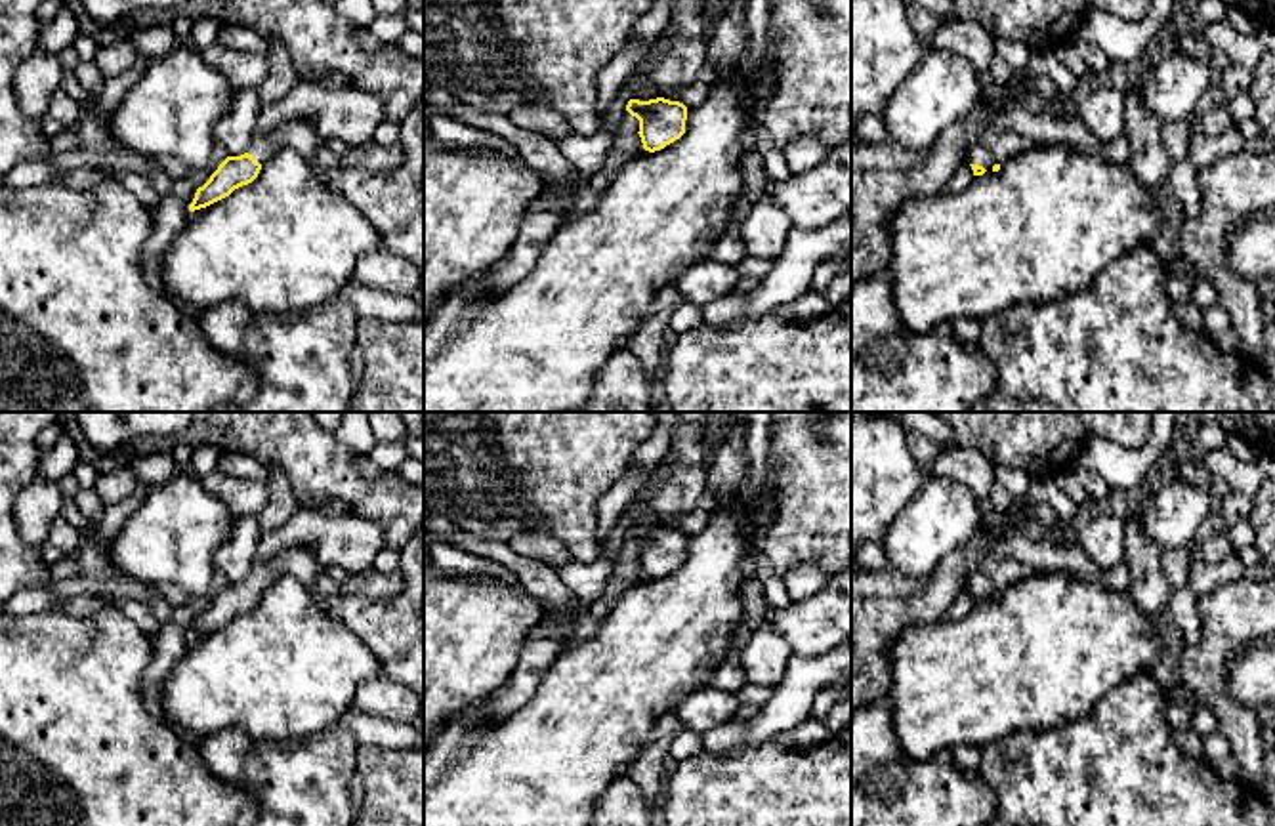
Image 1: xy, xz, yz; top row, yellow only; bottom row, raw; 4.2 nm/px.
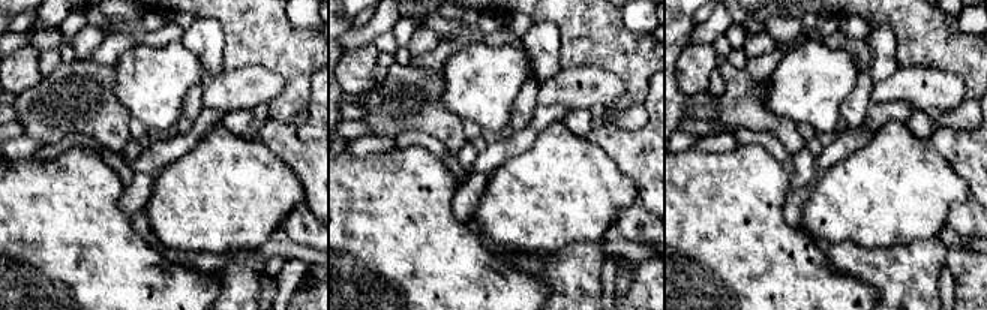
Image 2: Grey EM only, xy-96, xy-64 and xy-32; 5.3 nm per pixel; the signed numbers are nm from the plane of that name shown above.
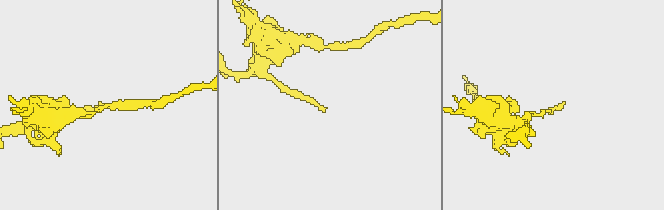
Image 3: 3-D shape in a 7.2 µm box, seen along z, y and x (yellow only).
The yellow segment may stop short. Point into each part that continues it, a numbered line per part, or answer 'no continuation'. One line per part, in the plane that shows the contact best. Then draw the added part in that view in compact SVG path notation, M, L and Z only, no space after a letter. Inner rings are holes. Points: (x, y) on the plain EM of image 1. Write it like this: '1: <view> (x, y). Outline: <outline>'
1: yz (995, 575). Outline: M991 555L972 574L968 589L979 591L987 599L991 599L994 591L1004 591L1008 586L1031 574L1033 574L1033 568L1015 559L1000 559Z

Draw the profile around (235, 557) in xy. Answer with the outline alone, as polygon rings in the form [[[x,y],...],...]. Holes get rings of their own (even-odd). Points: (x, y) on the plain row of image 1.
[[[237,515],[225,544],[214,553],[214,567],[223,572],[229,584],[240,584],[248,578],[258,559],[261,528],[258,515]]]

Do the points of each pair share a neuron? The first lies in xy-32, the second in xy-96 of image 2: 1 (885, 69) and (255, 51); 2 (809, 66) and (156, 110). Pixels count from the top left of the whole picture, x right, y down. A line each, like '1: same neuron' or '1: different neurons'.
1: different neurons
2: same neuron

